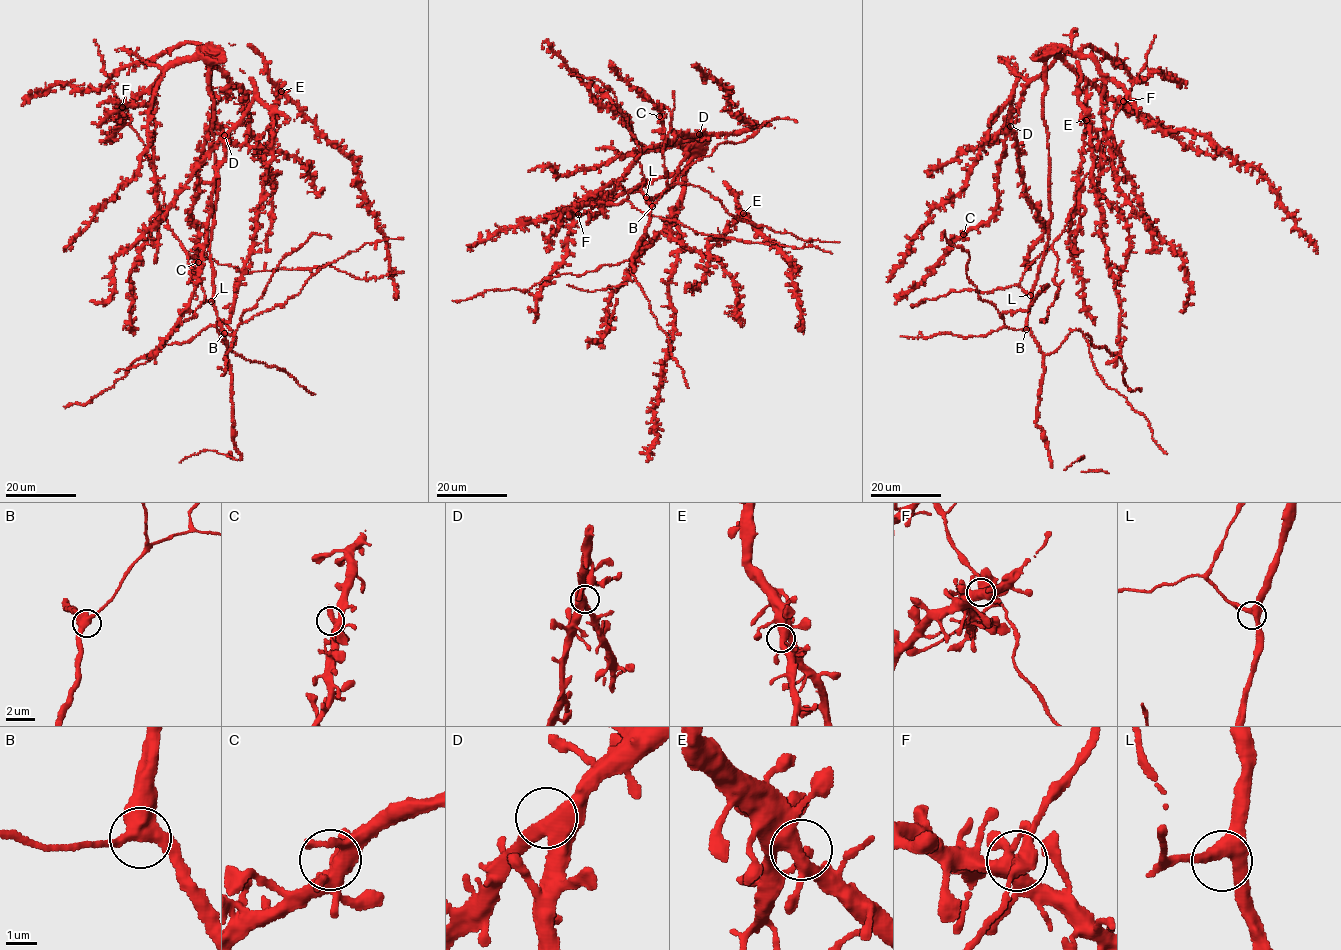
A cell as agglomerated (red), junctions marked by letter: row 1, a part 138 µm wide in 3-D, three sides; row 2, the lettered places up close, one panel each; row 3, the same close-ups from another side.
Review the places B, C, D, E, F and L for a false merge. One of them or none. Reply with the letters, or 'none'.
none

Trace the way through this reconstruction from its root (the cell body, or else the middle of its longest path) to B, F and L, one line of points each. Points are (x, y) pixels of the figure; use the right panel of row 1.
B: (1044, 255), (1032, 292), (1026, 329)
F: (1044, 255), (1035, 288), (1025, 292), (1018, 285), (1024, 271), (1062, 233), (1075, 190), (1103, 154), (1123, 101)
L: (1044, 255), (1030, 295)

